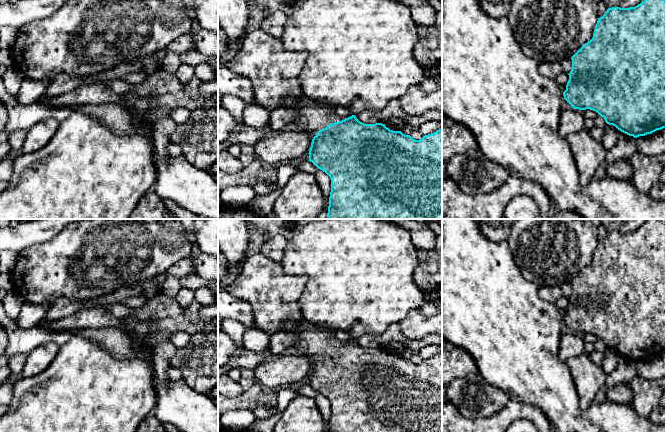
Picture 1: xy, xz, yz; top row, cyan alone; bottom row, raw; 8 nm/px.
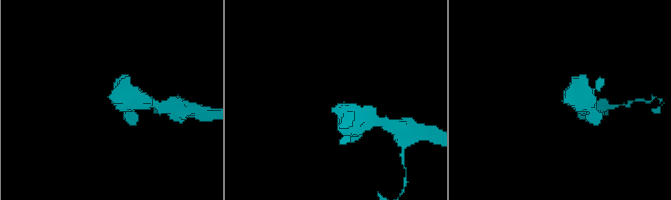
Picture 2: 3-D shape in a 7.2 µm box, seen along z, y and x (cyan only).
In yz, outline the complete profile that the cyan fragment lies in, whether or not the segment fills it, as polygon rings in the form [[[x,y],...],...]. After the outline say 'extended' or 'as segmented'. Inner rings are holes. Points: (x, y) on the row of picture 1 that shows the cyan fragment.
[[[644,0],[635,7],[608,8],[605,14],[598,18],[595,25],[593,37],[571,57],[572,68],[566,90],[563,92],[564,99],[574,109],[590,109],[597,112],[609,125],[615,126],[621,132],[637,138],[651,134],[657,130],[666,128],[666,1],[665,0]]]; as segmented

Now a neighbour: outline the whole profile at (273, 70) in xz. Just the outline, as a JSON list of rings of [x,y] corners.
[[[253,28],[228,68],[251,81],[256,105],[272,111],[284,97],[303,95],[298,75],[307,57],[307,52],[285,49],[280,38]]]

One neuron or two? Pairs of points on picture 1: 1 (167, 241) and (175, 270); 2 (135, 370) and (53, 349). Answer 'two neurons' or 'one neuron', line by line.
1: two neurons
2: two neurons

